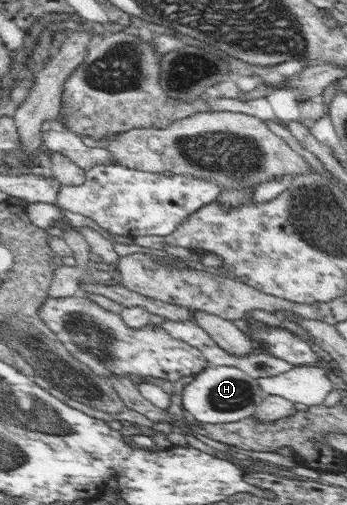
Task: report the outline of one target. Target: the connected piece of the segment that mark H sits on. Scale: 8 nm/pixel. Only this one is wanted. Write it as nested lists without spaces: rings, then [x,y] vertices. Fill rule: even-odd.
[[[209,366],[195,375],[193,382],[184,386],[182,403],[184,410],[193,414],[198,422],[227,424],[252,416],[267,395],[255,378],[237,367]]]

